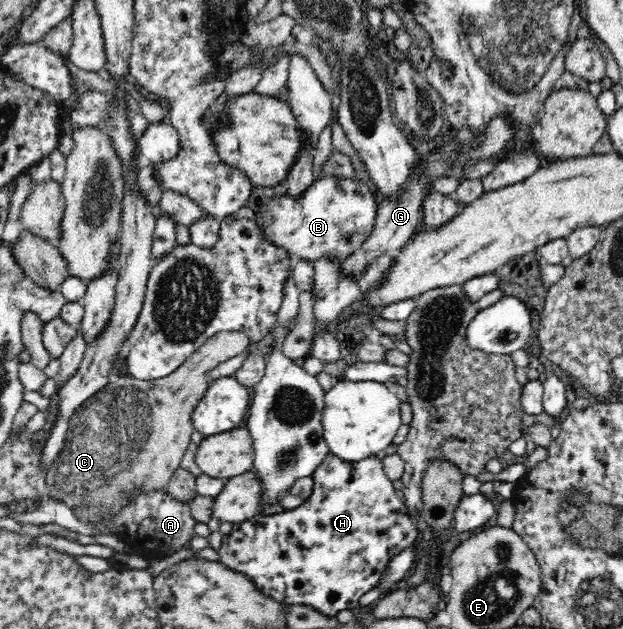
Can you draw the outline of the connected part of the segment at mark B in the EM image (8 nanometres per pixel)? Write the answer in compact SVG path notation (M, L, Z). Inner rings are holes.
M321 176L297 199L292 199L286 193L284 196L269 200L268 204L261 206L259 213L257 213L257 221L268 237L268 241L272 245L284 248L291 255L293 254L296 260L305 258L310 262L314 262L322 254L336 260L344 260L362 248L364 242L368 242L371 230L376 224L379 197L372 185L367 182L362 183L360 179L352 180L338 176Z

